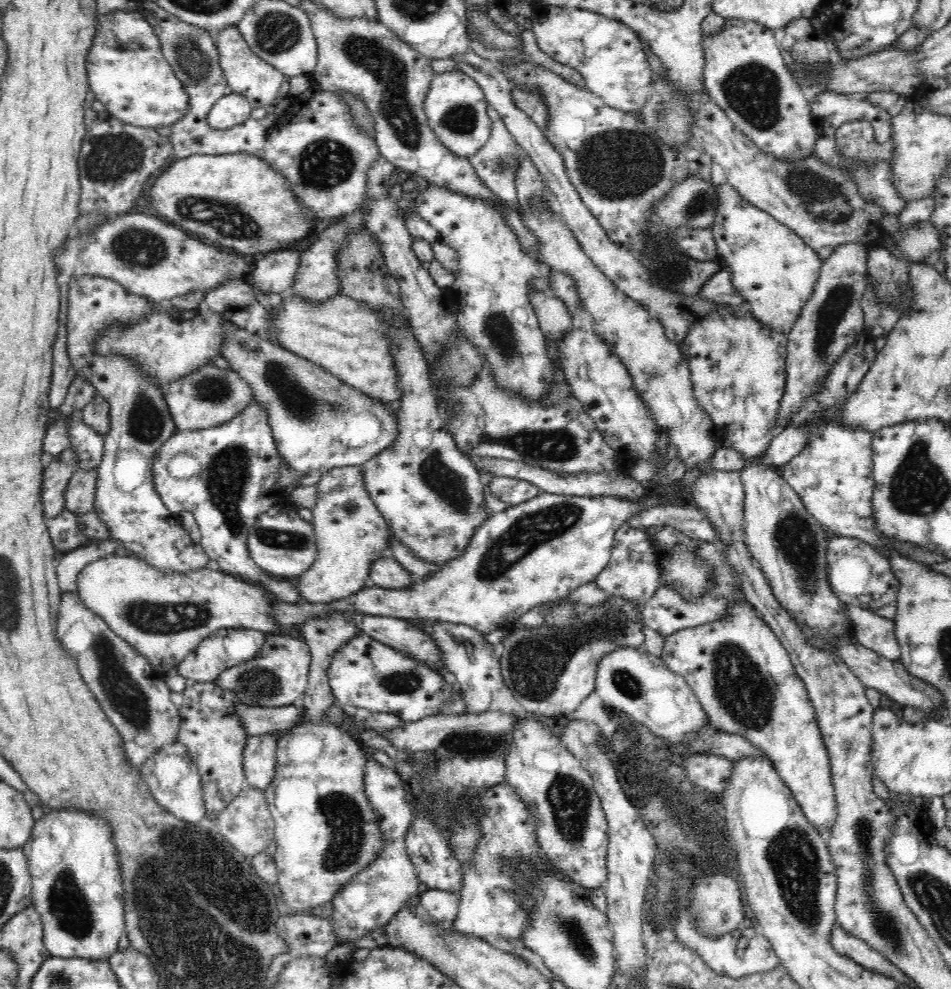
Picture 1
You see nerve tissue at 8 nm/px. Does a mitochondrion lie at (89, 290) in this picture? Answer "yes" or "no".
no

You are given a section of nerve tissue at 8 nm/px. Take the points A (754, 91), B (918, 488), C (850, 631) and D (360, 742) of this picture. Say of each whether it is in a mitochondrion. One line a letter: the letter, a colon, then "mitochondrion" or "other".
A: mitochondrion
B: mitochondrion
C: other
D: other

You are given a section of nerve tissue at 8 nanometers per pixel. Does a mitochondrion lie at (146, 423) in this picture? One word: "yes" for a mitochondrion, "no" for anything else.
yes

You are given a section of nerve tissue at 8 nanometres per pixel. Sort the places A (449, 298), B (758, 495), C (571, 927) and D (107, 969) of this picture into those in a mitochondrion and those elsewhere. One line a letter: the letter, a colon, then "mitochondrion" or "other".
A: other
B: other
C: mitochondrion
D: other

